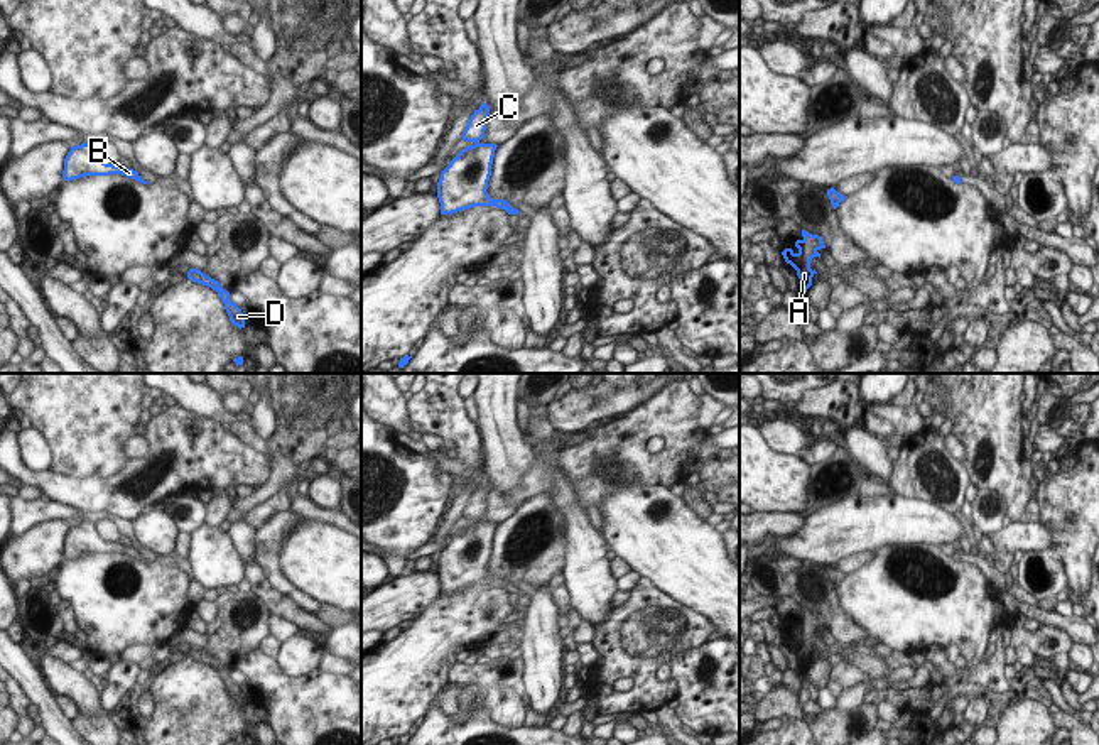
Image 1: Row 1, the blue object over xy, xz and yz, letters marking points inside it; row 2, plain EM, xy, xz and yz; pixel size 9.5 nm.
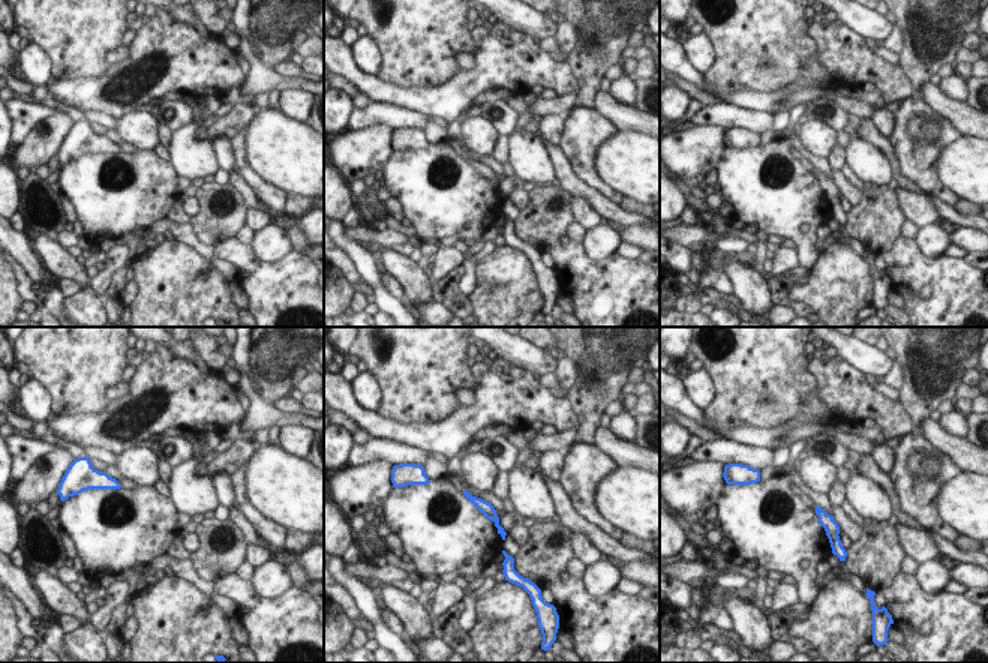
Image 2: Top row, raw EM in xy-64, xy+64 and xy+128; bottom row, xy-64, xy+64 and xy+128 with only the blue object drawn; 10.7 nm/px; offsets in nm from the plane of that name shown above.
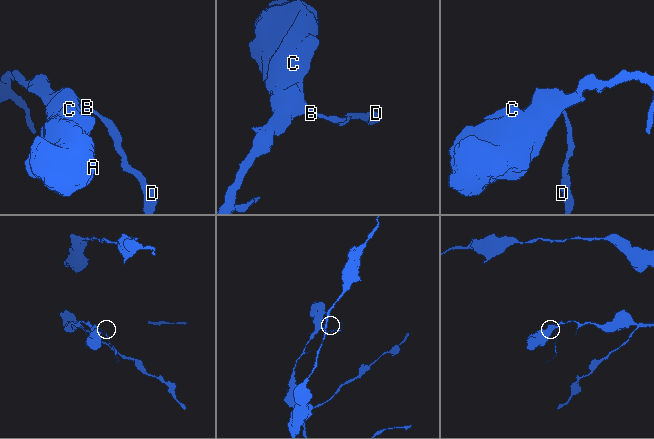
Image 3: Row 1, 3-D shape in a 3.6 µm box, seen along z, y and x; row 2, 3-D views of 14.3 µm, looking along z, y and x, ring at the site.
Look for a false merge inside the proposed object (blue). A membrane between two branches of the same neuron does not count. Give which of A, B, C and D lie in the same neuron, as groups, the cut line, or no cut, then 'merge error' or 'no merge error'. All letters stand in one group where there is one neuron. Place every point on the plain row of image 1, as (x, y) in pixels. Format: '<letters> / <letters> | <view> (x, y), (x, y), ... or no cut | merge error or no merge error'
A B C D | no cut | no merge error

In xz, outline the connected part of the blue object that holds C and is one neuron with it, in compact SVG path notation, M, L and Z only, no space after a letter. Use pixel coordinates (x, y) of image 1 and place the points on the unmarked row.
M483 480L468 498L463 510L463 519L471 524L463 527L449 544L441 551L437 561L437 576L441 581L441 593L452 593L474 585L496 585L508 593L520 590L512 586L505 578L491 578L486 571L491 554L491 542L496 522L481 522L485 515L490 485Z

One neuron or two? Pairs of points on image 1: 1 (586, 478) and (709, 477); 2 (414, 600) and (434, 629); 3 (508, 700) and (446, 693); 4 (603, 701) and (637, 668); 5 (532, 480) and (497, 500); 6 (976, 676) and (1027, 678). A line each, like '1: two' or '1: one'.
1: one
2: two
3: one
4: one
5: one
6: two

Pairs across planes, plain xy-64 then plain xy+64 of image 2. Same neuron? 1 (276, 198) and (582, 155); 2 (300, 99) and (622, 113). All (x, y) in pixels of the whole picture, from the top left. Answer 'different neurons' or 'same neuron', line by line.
1: same neuron
2: different neurons

